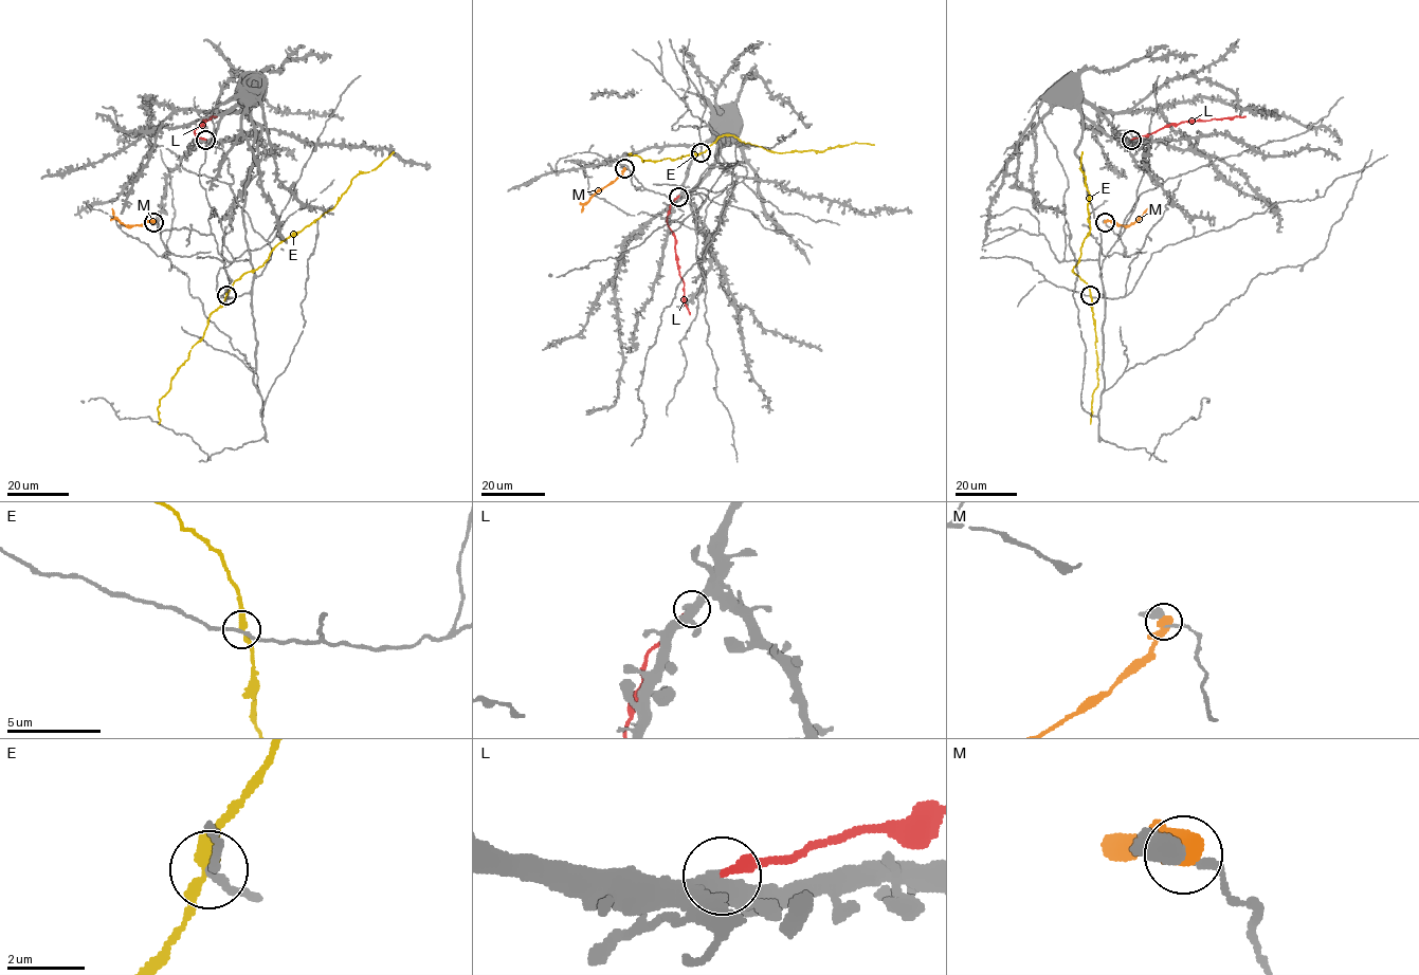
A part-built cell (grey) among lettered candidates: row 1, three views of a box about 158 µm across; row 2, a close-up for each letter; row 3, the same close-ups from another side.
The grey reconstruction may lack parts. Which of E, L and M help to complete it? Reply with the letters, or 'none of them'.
none of them

